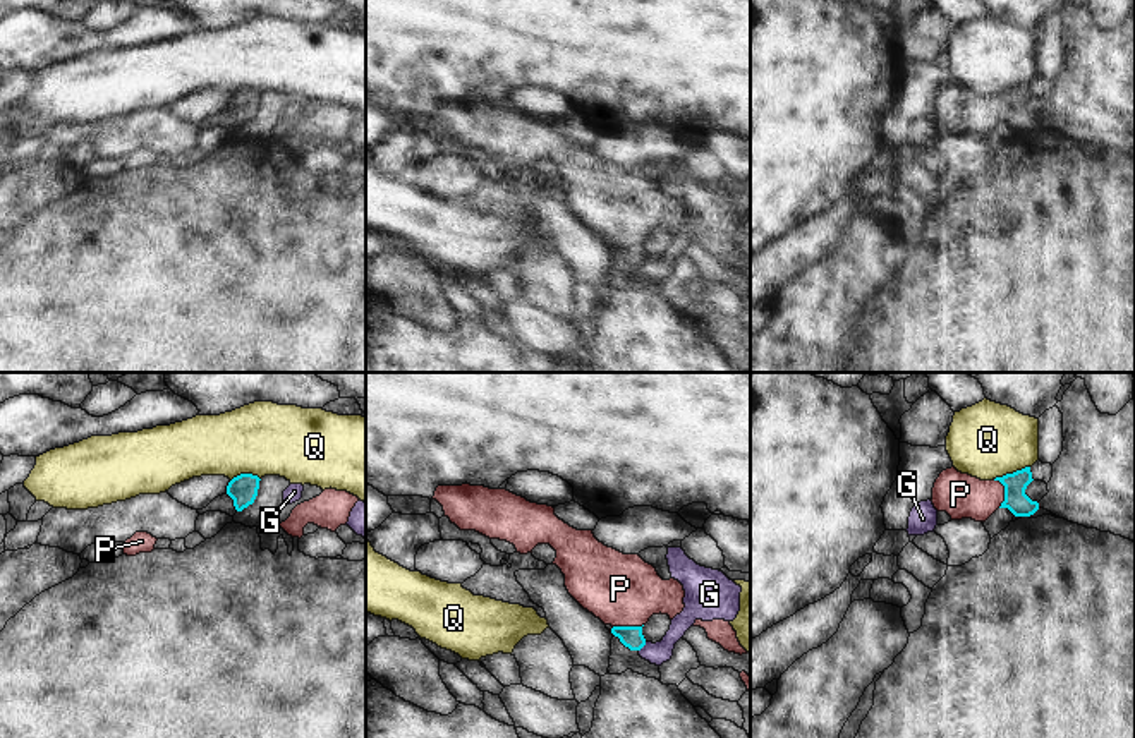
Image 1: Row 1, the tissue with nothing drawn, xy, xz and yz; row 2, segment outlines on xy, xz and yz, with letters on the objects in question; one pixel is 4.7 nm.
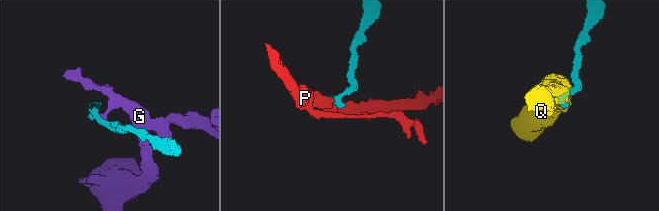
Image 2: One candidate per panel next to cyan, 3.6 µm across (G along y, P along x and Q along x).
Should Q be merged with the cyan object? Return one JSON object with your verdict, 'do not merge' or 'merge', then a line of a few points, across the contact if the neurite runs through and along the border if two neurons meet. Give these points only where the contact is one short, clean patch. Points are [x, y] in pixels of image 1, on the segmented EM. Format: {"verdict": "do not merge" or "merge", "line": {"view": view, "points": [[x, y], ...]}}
{"verdict": "do not merge", "line": {"view": "yz", "points": [[1029, 465], [995, 479]]}}

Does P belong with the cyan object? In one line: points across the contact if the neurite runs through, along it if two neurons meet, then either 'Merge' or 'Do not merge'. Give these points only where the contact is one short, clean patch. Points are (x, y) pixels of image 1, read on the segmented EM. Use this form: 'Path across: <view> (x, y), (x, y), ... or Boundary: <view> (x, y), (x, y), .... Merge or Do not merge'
Path across: yz (1017, 502), (1005, 491), (960, 495). Merge.

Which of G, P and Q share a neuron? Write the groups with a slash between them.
G / P / Q

